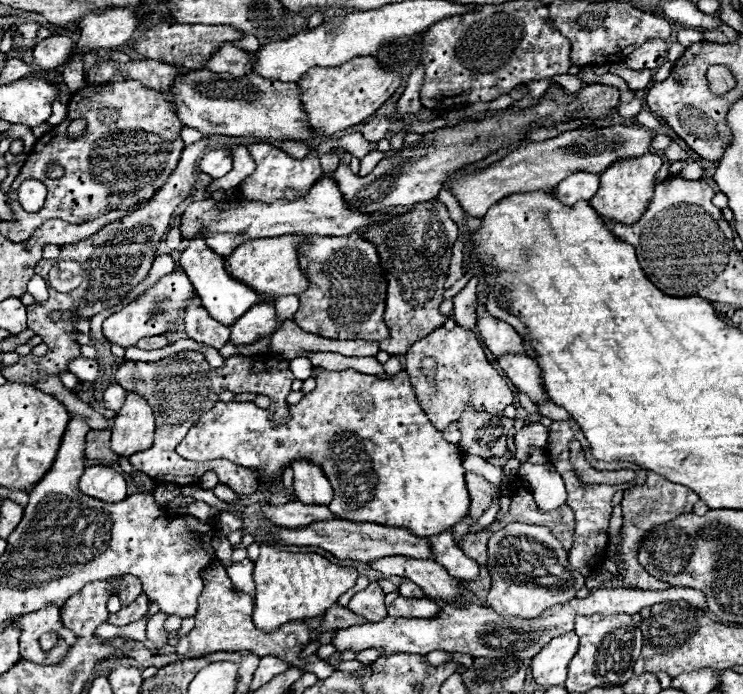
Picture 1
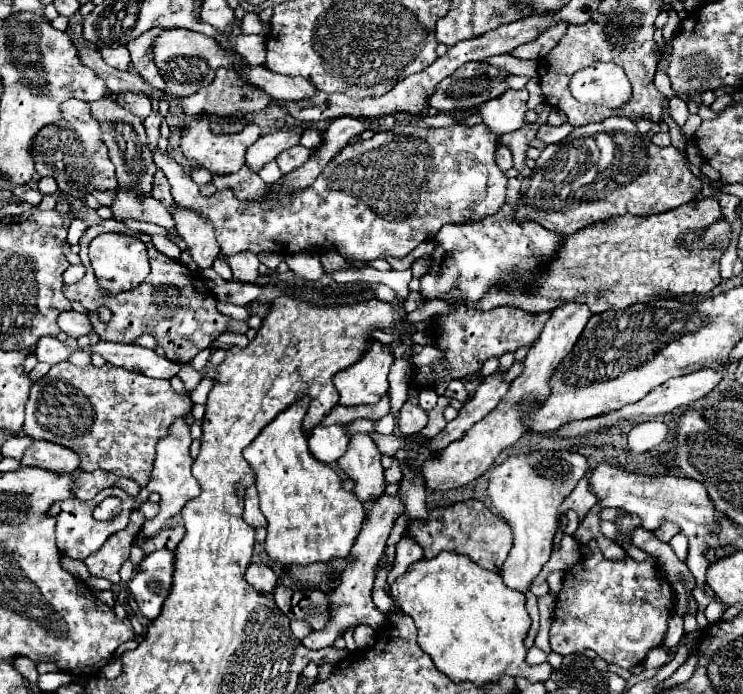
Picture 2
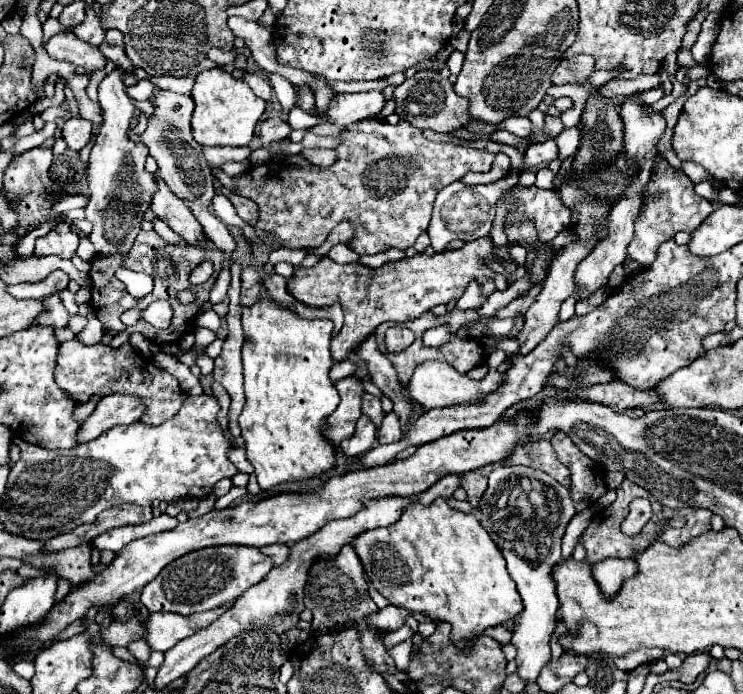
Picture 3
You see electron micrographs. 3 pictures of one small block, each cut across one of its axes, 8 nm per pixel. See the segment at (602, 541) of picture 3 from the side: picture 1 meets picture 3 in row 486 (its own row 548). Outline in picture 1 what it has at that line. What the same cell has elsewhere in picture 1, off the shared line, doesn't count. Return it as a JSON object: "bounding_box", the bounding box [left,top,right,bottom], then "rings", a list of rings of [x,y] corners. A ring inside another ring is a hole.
{"bounding_box":[620,472,698,590],"rings":[[[648,472],[646,484],[644,486],[636,486],[632,490],[624,492],[622,498],[622,514],[624,514],[624,526],[622,526],[622,542],[620,542],[620,560],[624,564],[624,572],[622,572],[622,582],[630,588],[644,588],[644,590],[658,590],[658,588],[668,588],[666,582],[656,580],[654,576],[646,574],[646,570],[640,566],[638,562],[638,552],[640,546],[646,538],[648,532],[652,532],[656,526],[666,524],[674,518],[678,518],[680,514],[690,514],[692,506],[698,502],[698,494],[694,494],[690,488],[686,486],[678,486],[672,484],[670,480],[662,478],[656,472]]]}

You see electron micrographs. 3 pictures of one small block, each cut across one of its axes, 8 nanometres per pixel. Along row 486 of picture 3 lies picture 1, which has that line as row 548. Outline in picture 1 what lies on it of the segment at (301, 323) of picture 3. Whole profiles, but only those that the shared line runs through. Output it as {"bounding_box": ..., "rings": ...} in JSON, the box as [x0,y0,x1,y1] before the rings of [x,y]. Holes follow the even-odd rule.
{"bounding_box":[254,544,358,632],"rings":[[[264,544],[260,546],[260,558],[254,562],[254,624],[262,632],[274,632],[286,622],[324,616],[344,592],[354,588],[356,580],[358,572],[352,566],[336,566],[318,554],[278,552],[272,544]]]}

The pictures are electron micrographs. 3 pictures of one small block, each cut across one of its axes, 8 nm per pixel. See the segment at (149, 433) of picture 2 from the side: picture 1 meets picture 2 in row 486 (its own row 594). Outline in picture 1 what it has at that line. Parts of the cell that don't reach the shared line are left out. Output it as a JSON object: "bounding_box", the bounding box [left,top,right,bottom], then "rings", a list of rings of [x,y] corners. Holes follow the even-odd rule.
{"bounding_box":[108,594,148,626],"rings":[[[140,594],[134,604],[122,608],[122,610],[116,612],[116,614],[110,614],[108,622],[114,624],[114,626],[126,626],[126,624],[136,622],[136,620],[140,620],[142,616],[146,616],[146,612],[148,612],[148,598],[146,598],[144,594]]]}

